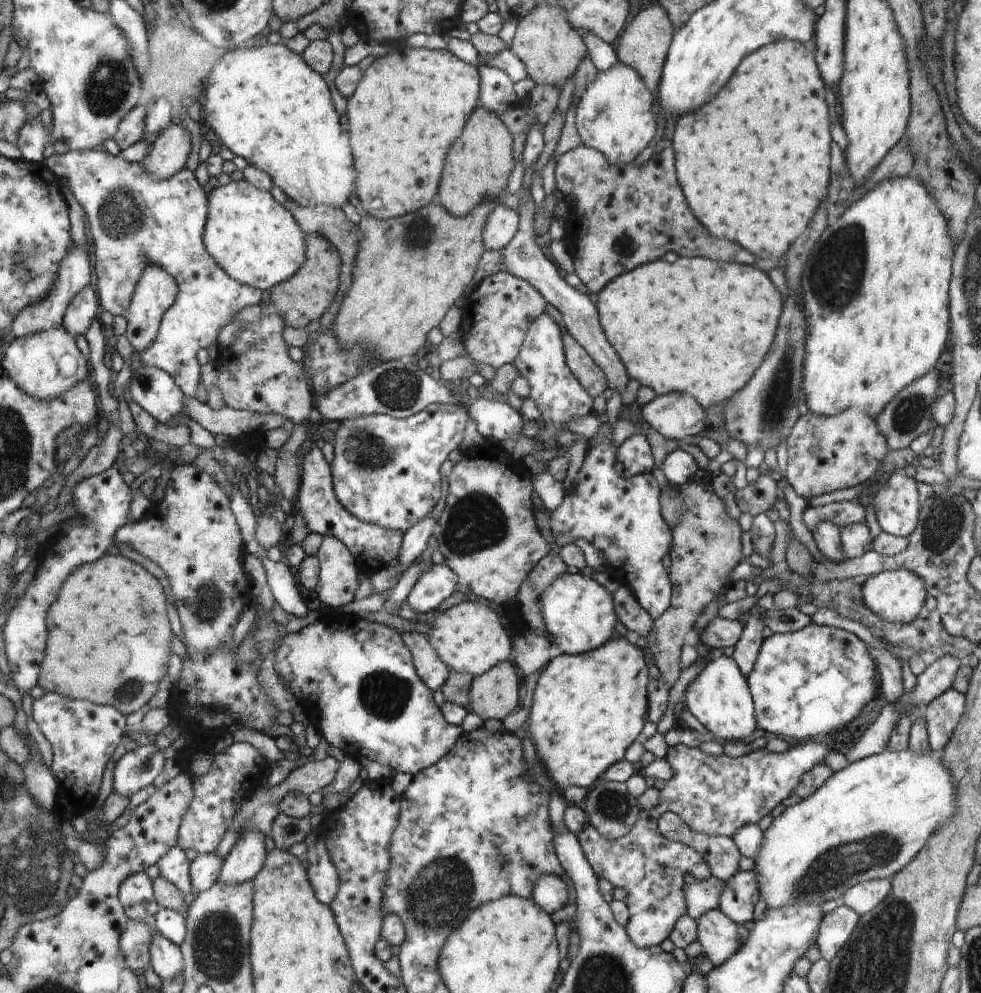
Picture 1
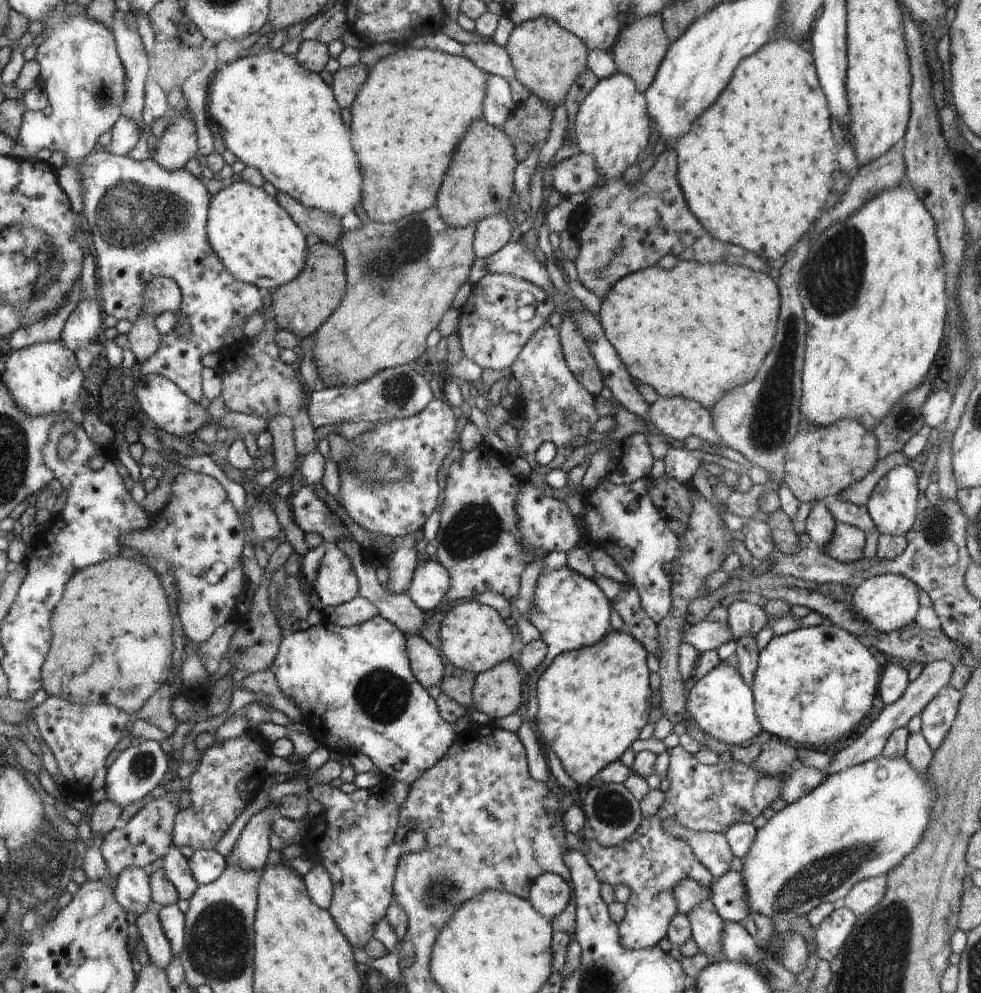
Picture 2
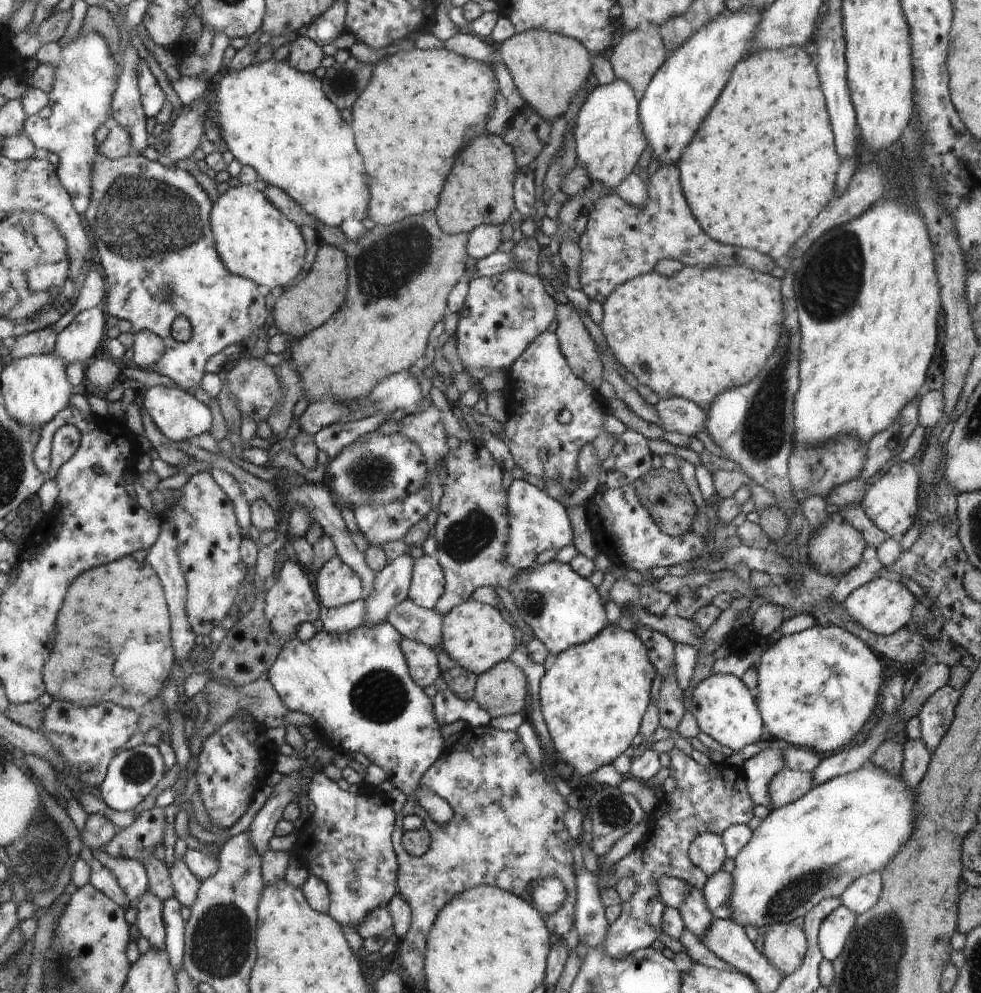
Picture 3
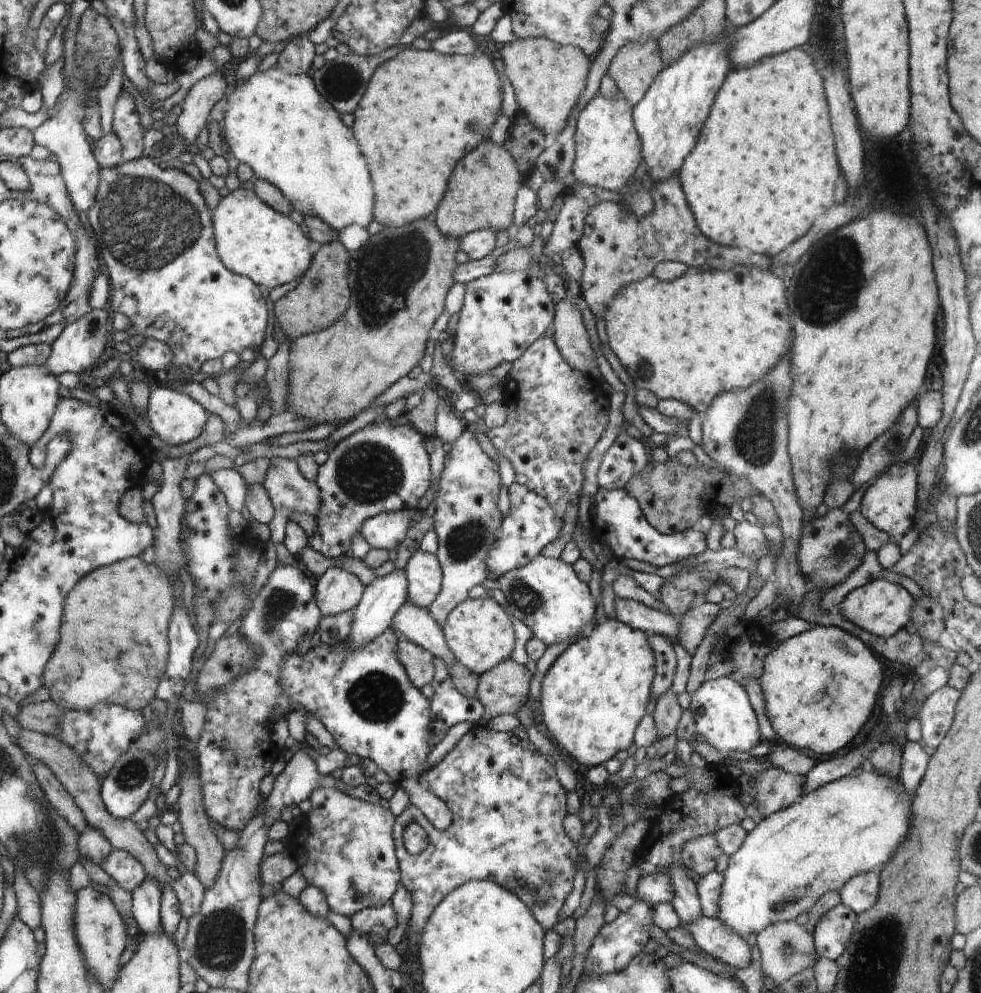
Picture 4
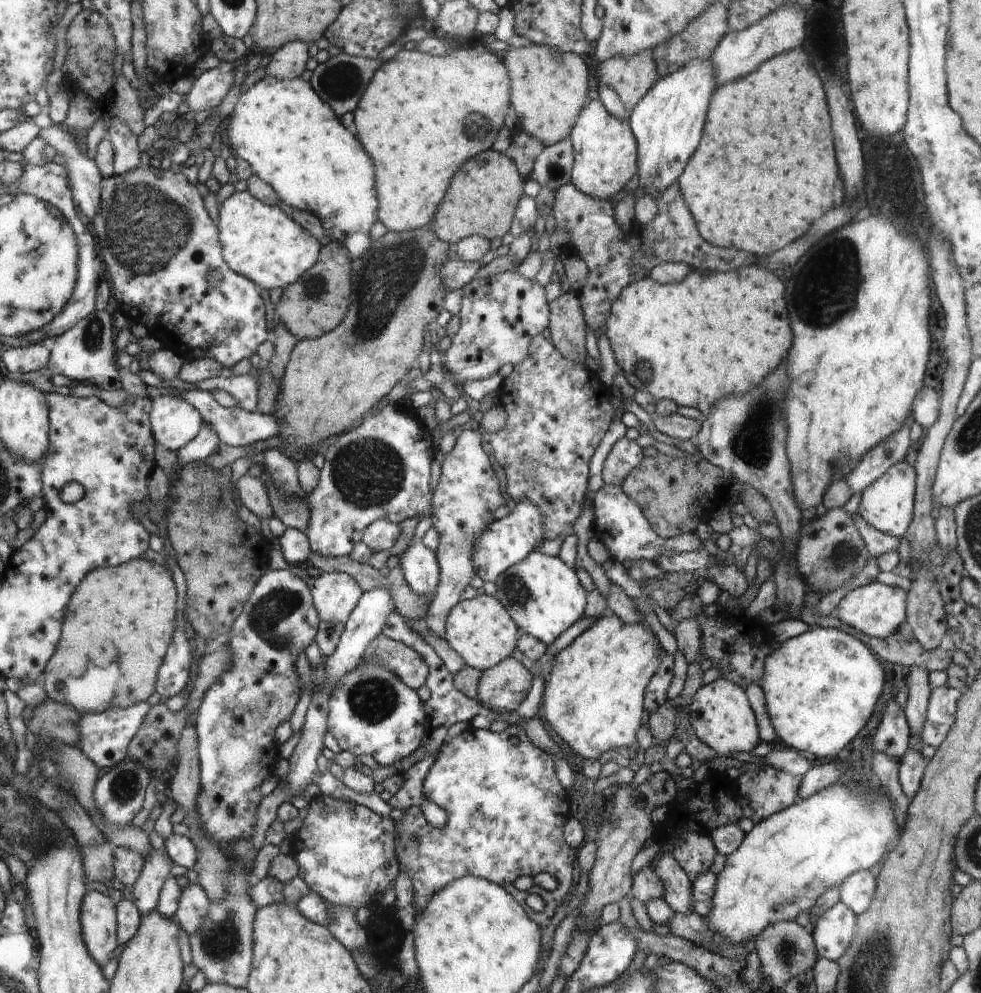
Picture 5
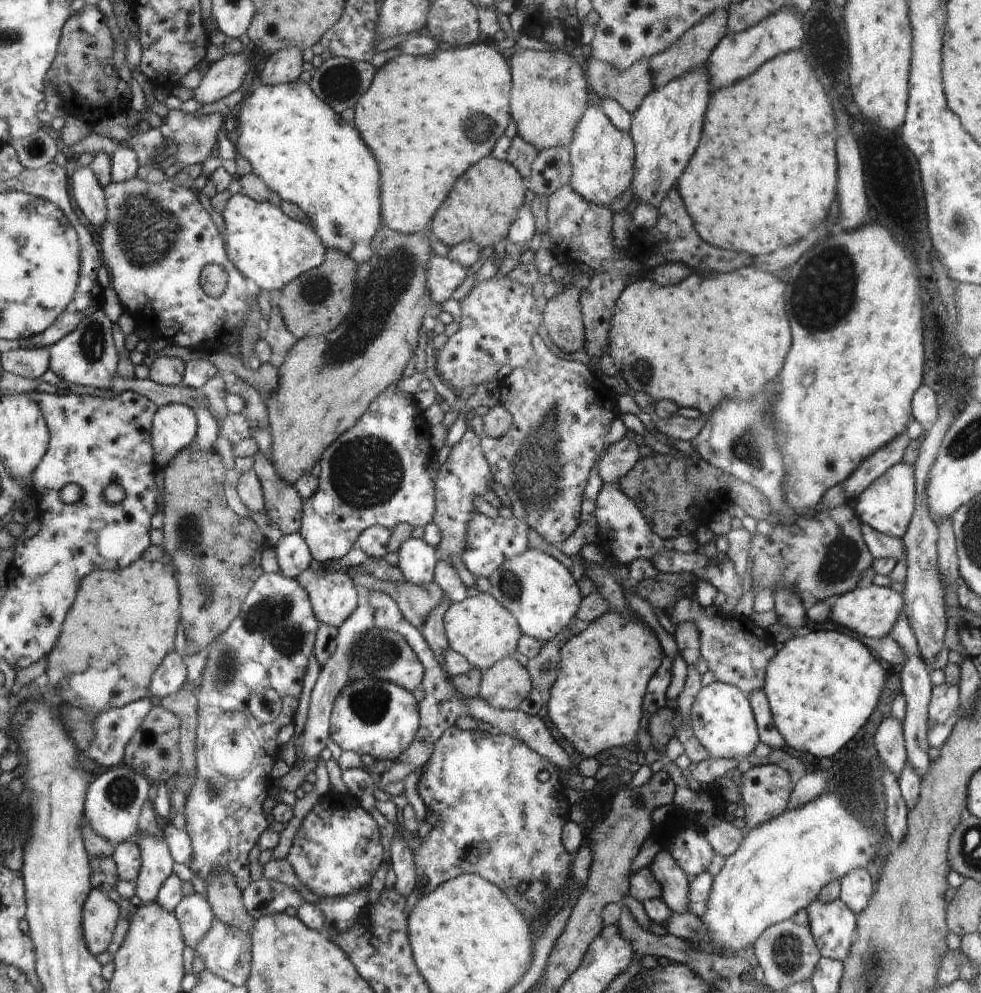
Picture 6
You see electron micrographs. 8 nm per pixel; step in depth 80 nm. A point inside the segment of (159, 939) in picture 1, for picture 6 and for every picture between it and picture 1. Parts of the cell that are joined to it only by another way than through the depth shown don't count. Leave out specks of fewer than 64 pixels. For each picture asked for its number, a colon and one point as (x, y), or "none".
2: (150, 923)
3: (149, 909)
4: (147, 904)
5: (148, 890)
6: (158, 863)

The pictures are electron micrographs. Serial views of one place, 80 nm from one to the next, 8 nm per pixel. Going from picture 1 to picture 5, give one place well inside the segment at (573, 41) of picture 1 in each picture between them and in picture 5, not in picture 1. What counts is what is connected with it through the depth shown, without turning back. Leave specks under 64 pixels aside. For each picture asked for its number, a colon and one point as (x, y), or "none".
2: (547, 59)
3: (548, 69)
4: (547, 77)
5: (549, 91)

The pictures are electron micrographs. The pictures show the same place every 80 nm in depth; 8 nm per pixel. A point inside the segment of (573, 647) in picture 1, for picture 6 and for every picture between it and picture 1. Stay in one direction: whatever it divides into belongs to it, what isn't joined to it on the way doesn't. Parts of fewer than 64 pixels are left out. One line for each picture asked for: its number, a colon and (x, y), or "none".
2: (571, 611)
3: (562, 609)
4: (545, 594)
5: (544, 596)
6: (535, 587)

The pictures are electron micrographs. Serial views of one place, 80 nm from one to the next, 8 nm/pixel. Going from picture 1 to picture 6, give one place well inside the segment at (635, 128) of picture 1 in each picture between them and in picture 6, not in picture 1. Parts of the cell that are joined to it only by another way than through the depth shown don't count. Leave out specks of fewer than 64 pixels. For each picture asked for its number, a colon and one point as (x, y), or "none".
2: (613, 125)
3: (609, 139)
4: (608, 148)
5: (604, 149)
6: (603, 158)

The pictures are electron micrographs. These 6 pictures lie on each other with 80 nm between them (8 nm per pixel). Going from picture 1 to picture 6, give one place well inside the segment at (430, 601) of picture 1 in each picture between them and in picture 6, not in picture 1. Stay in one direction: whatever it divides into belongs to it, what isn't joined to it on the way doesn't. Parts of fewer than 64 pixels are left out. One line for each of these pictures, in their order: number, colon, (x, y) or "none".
2: (430, 581)
3: (427, 581)
4: (423, 571)
5: (420, 568)
6: (416, 559)

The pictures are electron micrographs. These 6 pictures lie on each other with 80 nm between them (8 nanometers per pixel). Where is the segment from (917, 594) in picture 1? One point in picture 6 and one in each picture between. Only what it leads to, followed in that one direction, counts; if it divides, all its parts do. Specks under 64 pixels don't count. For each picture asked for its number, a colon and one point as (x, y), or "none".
2: (889, 602)
3: (882, 606)
4: (880, 608)
5: (877, 610)
6: (871, 611)

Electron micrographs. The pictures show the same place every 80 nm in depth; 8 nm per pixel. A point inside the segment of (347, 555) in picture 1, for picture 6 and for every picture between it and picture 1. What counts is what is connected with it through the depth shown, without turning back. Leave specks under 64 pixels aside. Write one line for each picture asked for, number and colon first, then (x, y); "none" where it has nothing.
2: (337, 583)
3: (338, 584)
4: (338, 591)
5: (335, 594)
6: (334, 596)

